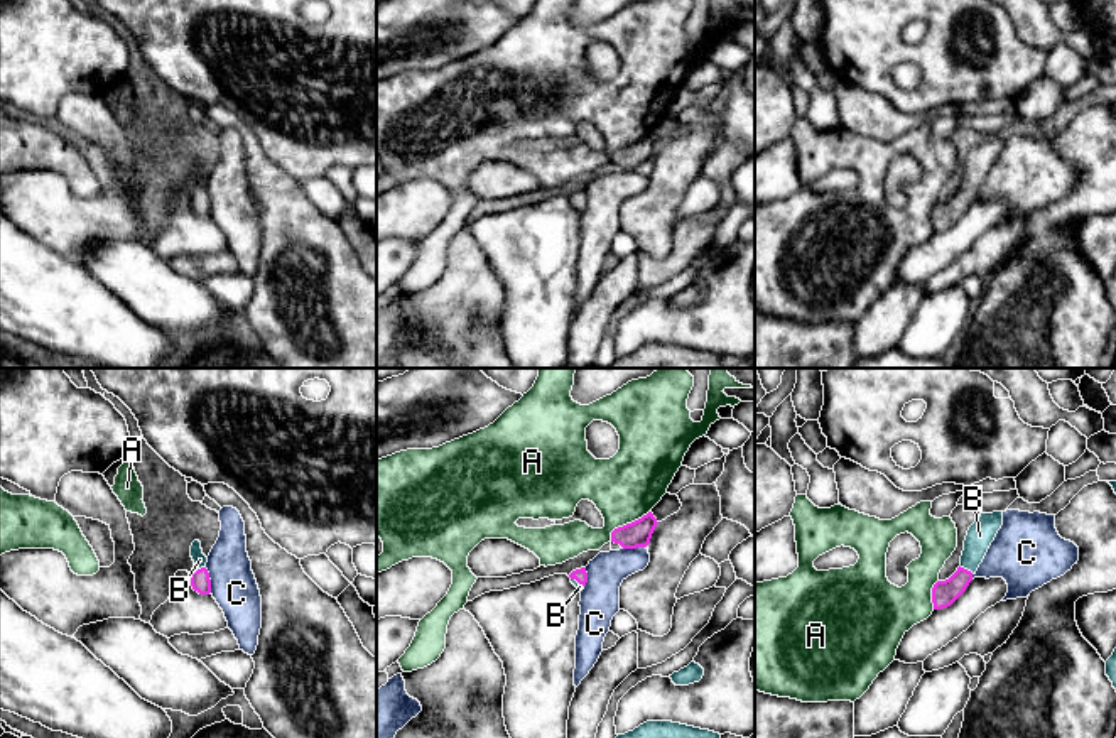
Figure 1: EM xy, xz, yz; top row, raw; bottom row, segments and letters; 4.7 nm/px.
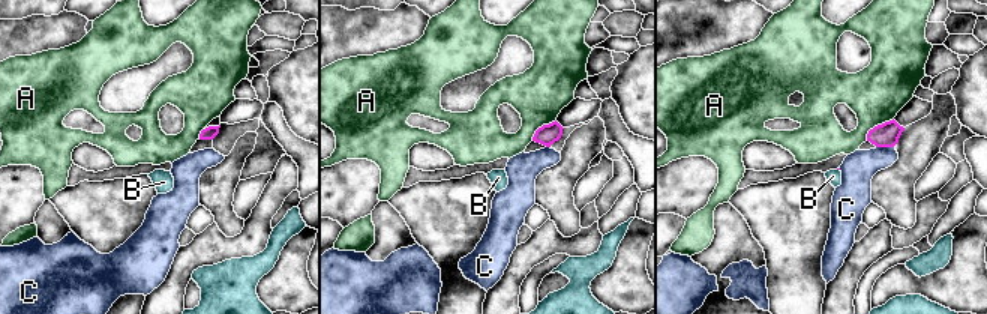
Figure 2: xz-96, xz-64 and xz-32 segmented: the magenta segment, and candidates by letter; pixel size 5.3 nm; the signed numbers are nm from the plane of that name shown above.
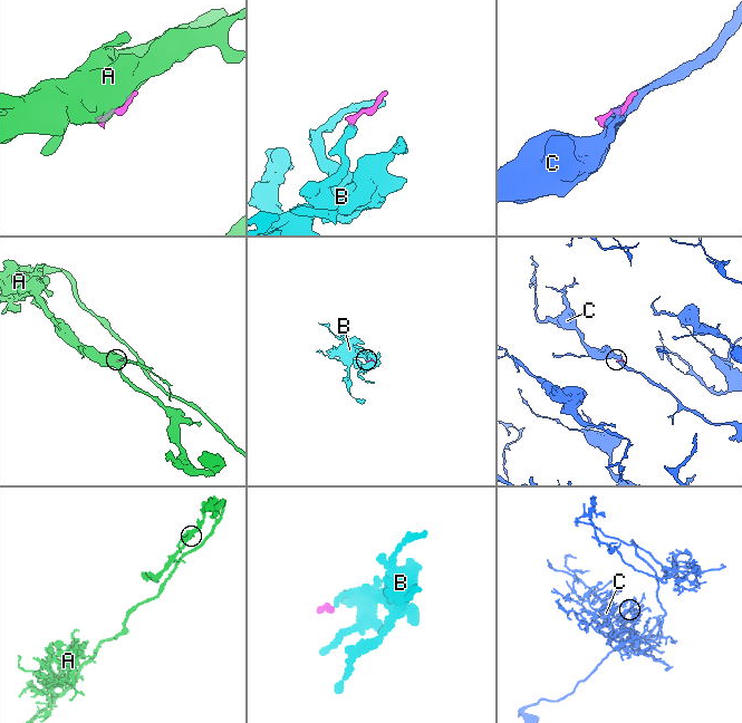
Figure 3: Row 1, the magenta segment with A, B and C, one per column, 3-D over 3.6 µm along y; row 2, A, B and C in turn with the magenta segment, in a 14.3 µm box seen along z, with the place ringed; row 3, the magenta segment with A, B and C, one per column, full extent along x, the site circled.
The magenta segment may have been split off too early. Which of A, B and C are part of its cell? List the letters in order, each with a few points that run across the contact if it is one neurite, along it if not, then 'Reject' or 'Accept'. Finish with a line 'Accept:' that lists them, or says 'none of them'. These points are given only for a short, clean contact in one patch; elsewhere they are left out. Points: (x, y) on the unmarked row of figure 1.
A: Reject
B: Line: xy (200, 201), (198, 191), (200, 181). Accept
C: Line: xy (205, 189), (211, 213). Reject
Accept: B

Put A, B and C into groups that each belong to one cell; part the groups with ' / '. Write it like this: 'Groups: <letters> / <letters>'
Groups: A / B / C

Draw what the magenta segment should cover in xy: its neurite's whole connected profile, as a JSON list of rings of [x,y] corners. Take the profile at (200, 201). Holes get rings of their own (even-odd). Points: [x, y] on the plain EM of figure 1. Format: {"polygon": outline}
{"polygon": [[[194,162],[191,167],[191,179],[194,182],[194,189],[191,193],[191,208],[199,216],[211,214],[211,201],[206,191],[208,179],[203,176],[201,164]]]}

